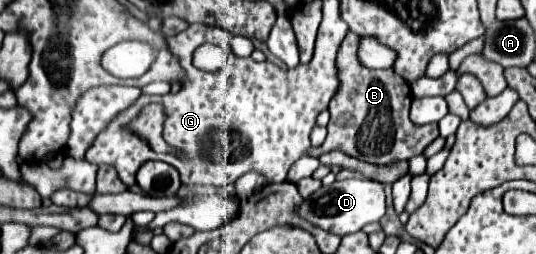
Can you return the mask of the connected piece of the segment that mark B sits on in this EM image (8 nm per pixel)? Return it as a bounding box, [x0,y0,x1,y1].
[308,32,438,164]

